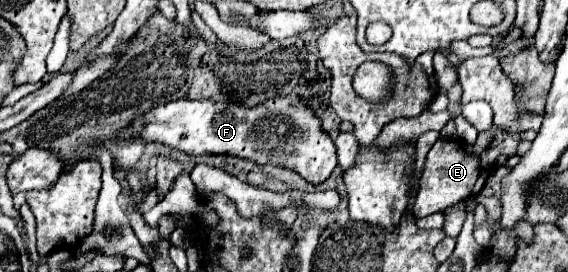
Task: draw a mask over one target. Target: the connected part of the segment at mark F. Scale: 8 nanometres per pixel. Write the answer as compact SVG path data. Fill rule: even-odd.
M276 96L256 108L220 104L212 100L182 98L148 110L112 136L112 144L140 138L182 150L188 156L232 154L258 164L274 164L296 170L312 186L328 180L336 164L336 146L320 128L320 120L298 96Z

